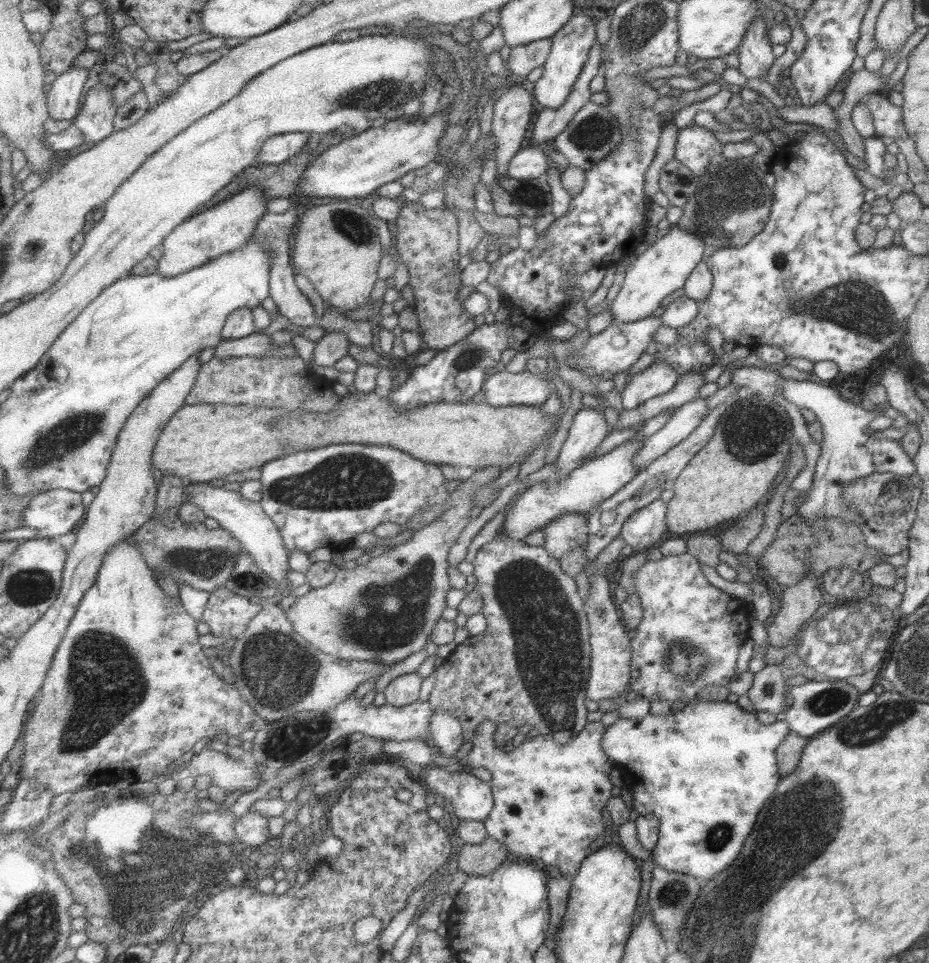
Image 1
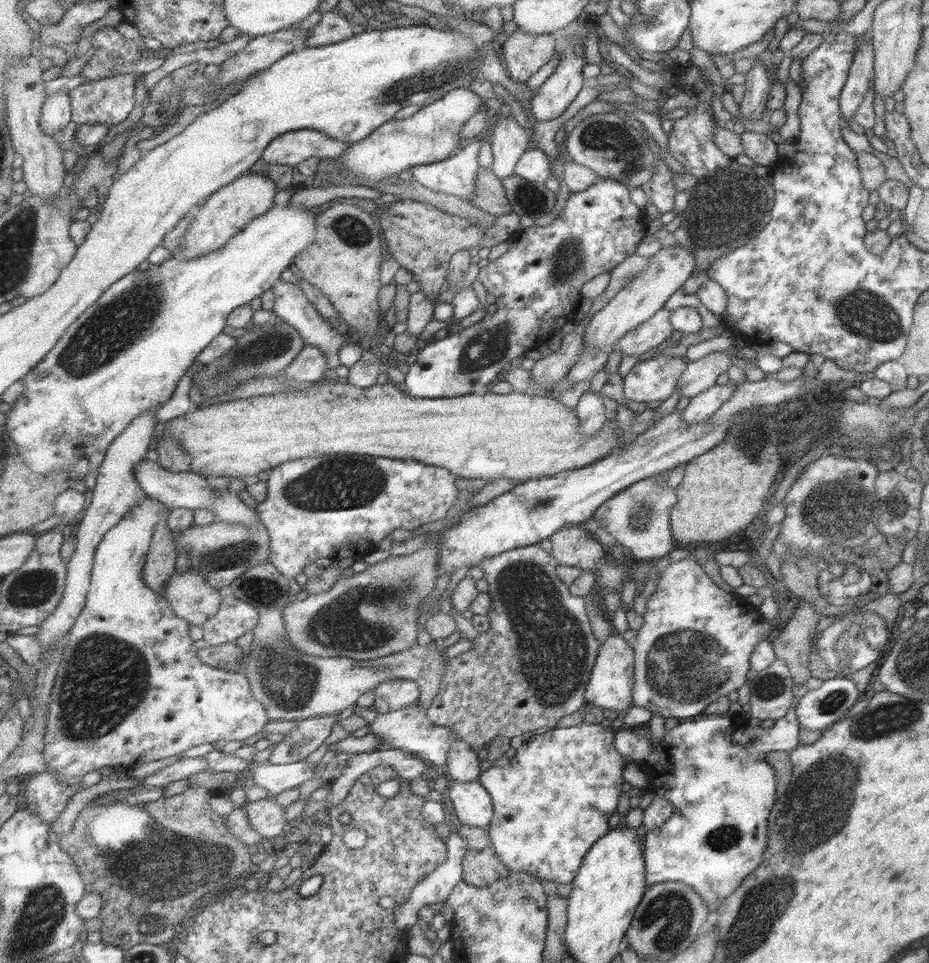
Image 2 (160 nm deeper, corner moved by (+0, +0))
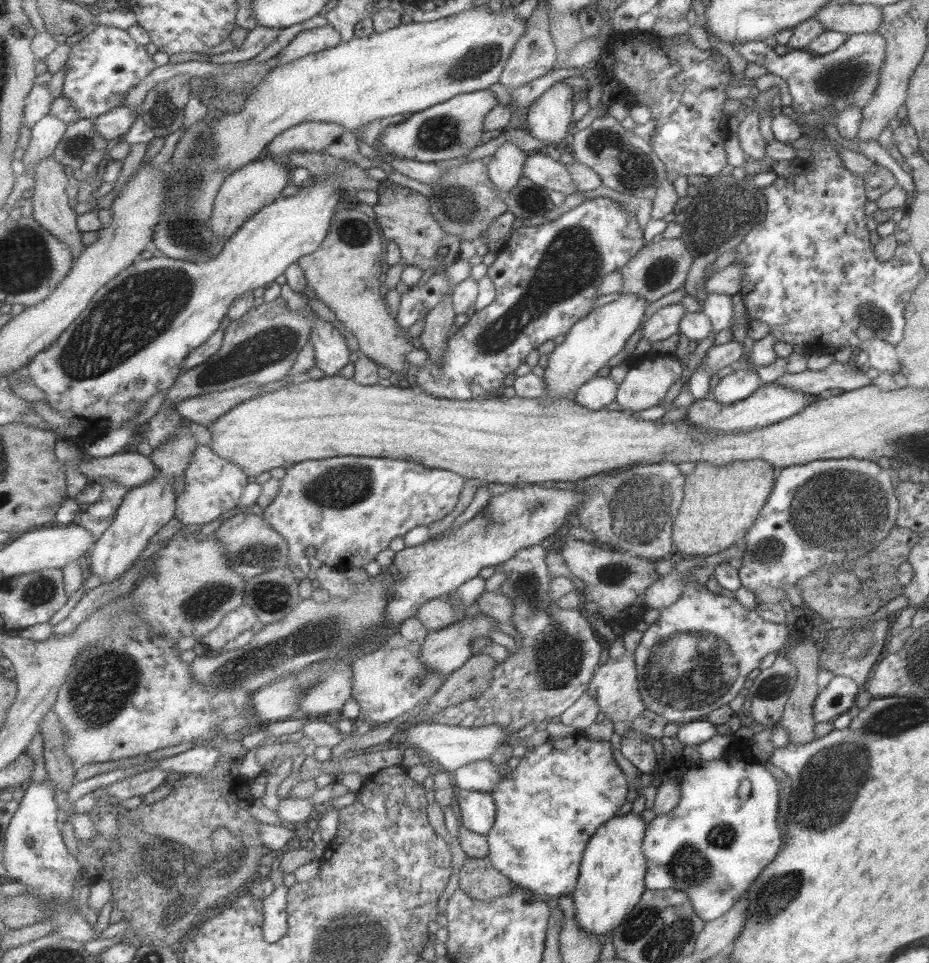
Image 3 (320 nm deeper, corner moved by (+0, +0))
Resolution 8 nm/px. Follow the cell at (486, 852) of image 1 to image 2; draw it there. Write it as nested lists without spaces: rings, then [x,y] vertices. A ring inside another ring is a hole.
[[[488,846],[483,850],[468,848],[462,858],[461,880],[473,887],[489,887],[495,881],[501,880],[508,871],[508,868],[498,861],[492,846]]]

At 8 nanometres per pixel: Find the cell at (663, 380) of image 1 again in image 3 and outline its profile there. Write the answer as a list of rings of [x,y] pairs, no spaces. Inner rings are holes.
[[[645,356],[635,366],[628,367],[622,382],[618,384],[614,401],[619,409],[626,409],[627,411],[640,411],[653,406],[657,407],[665,398],[669,386],[682,376],[682,371],[681,363],[675,360],[675,356],[653,358],[653,360],[647,360]]]

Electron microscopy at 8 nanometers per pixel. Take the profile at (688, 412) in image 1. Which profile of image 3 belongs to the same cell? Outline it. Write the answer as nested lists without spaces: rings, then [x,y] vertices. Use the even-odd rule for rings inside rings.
[[[736,366],[729,374],[720,378],[708,393],[709,400],[715,400],[719,404],[731,404],[747,398],[761,384],[756,372],[744,367]]]

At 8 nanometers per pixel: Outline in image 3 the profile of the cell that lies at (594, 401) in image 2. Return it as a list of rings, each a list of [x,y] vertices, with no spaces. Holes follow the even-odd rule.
[[[608,376],[591,377],[574,392],[572,400],[589,410],[606,409],[614,401],[617,389],[618,384]]]

